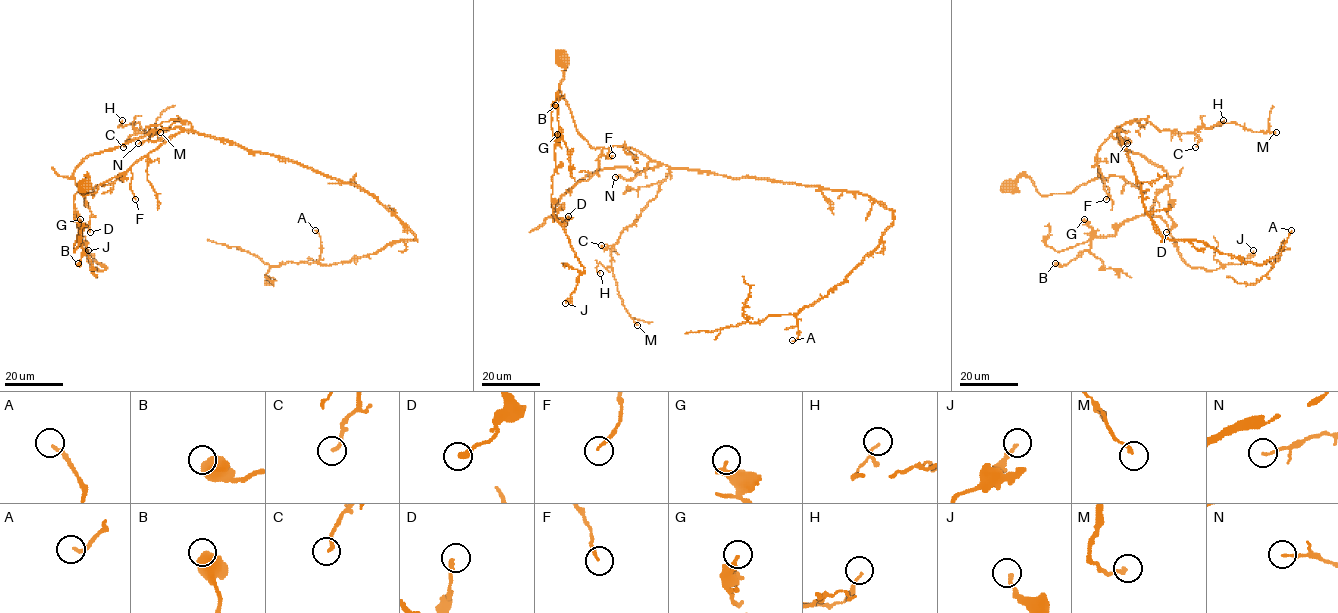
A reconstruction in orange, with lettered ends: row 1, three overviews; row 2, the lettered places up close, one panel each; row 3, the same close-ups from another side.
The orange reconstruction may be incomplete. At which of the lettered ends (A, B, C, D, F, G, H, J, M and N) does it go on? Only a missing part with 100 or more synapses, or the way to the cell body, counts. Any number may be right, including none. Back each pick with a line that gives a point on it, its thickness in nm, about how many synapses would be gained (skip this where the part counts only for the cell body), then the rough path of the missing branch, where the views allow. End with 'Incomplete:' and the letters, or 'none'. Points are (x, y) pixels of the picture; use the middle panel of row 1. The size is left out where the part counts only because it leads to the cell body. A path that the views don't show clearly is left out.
Incomplete: none

